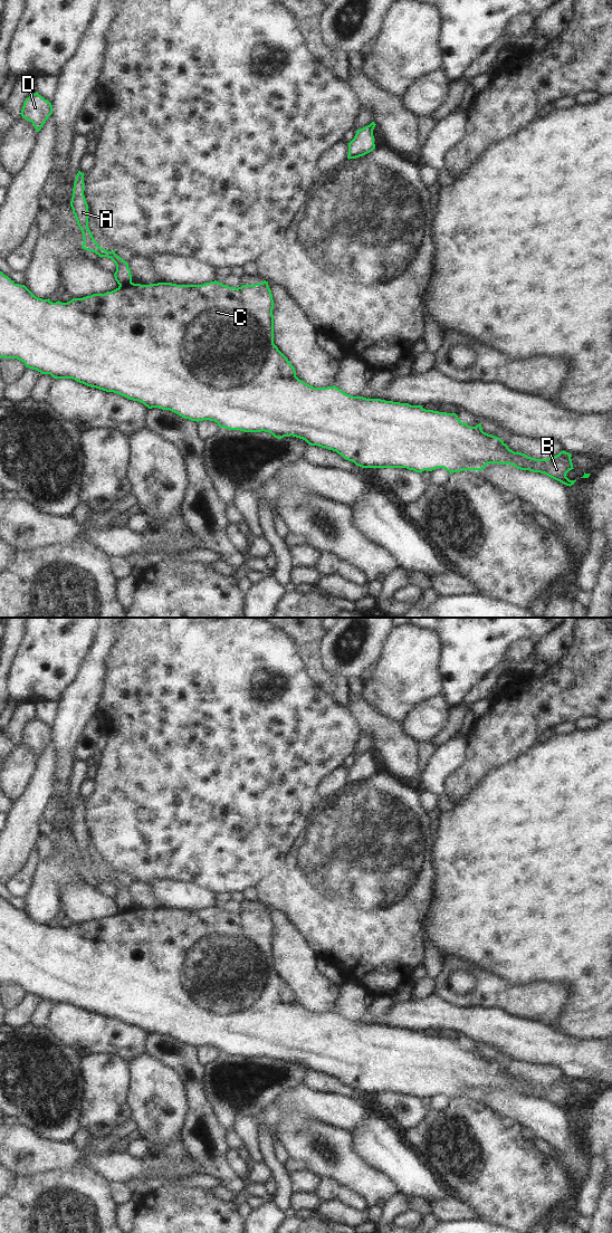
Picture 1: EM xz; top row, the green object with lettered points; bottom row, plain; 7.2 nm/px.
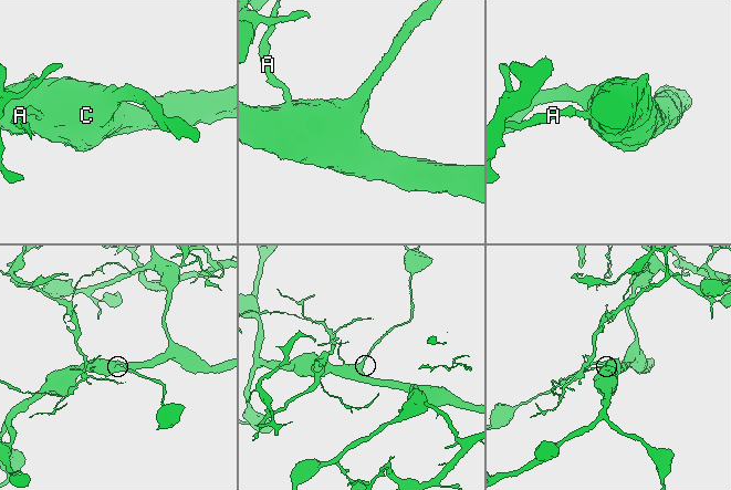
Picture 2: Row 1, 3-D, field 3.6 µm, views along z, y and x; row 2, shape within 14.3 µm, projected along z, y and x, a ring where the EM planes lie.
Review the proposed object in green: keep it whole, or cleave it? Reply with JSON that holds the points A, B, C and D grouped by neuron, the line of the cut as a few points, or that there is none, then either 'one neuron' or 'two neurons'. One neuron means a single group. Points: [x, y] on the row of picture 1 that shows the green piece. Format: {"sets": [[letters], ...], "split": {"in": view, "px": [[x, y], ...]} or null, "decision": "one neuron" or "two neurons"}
{"sets": [["A"], ["B", "C", "D"]], "split": {"in": "xz", "px": [[131, 282], [120, 286]]}, "decision": "two neurons"}

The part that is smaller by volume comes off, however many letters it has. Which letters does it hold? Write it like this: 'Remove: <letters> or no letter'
Remove: A

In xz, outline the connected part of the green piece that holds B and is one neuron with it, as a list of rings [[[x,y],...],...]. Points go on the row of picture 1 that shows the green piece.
[[[0,271],[0,359],[17,359],[25,363],[26,367],[37,370],[41,374],[50,374],[54,379],[73,379],[90,388],[106,392],[114,392],[133,401],[143,403],[149,409],[159,408],[170,410],[184,419],[191,421],[210,420],[218,423],[220,428],[240,430],[243,432],[269,432],[275,438],[296,437],[305,440],[310,446],[318,446],[336,451],[344,459],[354,462],[362,468],[407,468],[415,472],[424,470],[432,471],[443,468],[451,474],[463,470],[482,470],[488,463],[511,465],[520,470],[544,474],[566,486],[574,485],[566,474],[574,469],[572,455],[561,451],[558,455],[547,459],[535,459],[522,452],[515,452],[498,437],[482,431],[481,423],[470,427],[462,423],[456,413],[425,410],[422,405],[411,405],[385,401],[381,399],[366,399],[346,394],[335,385],[328,388],[314,388],[296,376],[296,371],[288,359],[274,344],[274,299],[268,281],[255,285],[242,285],[241,287],[229,287],[217,280],[203,285],[176,285],[172,283],[157,283],[141,285],[130,283],[121,285],[105,294],[93,294],[83,298],[73,298],[67,303],[52,303],[49,298],[36,297],[25,285],[15,284],[8,276]]]

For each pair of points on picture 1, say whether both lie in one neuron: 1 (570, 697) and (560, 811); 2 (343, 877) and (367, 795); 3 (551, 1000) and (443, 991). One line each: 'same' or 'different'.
1: different
2: same
3: same

